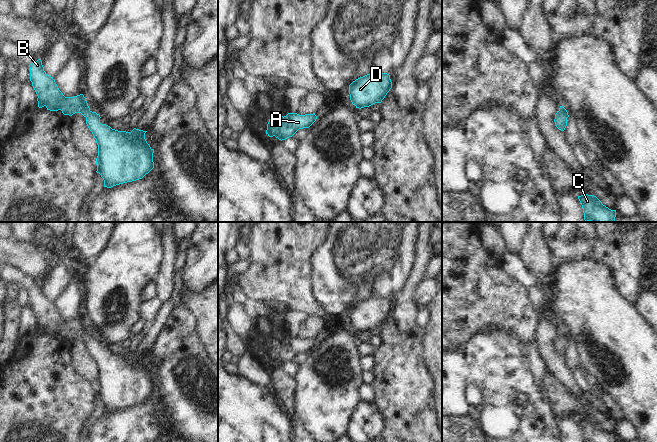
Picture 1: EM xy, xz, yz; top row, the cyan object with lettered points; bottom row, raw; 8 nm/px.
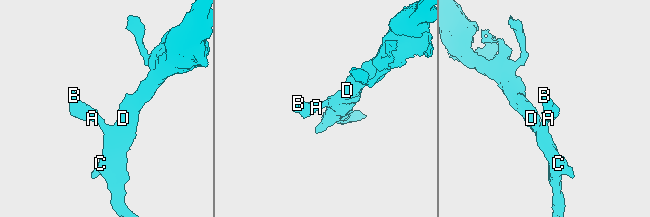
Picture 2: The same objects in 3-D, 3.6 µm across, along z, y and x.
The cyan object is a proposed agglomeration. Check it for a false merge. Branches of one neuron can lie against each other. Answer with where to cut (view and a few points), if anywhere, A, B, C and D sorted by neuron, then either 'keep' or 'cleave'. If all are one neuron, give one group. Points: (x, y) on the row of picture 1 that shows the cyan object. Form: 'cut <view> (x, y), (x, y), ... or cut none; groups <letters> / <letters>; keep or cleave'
cut none; groups A B C D; keep

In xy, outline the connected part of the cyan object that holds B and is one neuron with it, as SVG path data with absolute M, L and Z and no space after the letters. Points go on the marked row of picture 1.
M42 61L31 63L30 81L38 96L38 107L46 107L50 111L61 110L64 115L72 116L75 113L81 113L86 118L86 124L92 132L98 145L98 156L96 158L97 173L104 180L104 187L111 188L113 186L136 181L142 179L154 168L153 153L154 149L150 147L145 139L147 131L134 128L131 132L118 131L112 129L106 124L100 123L100 115L92 112L88 106L86 98L83 94L65 97L59 90L53 77L49 76L42 65Z

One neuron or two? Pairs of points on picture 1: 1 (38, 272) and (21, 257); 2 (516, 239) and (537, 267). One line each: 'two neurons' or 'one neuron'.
1: one neuron
2: two neurons

